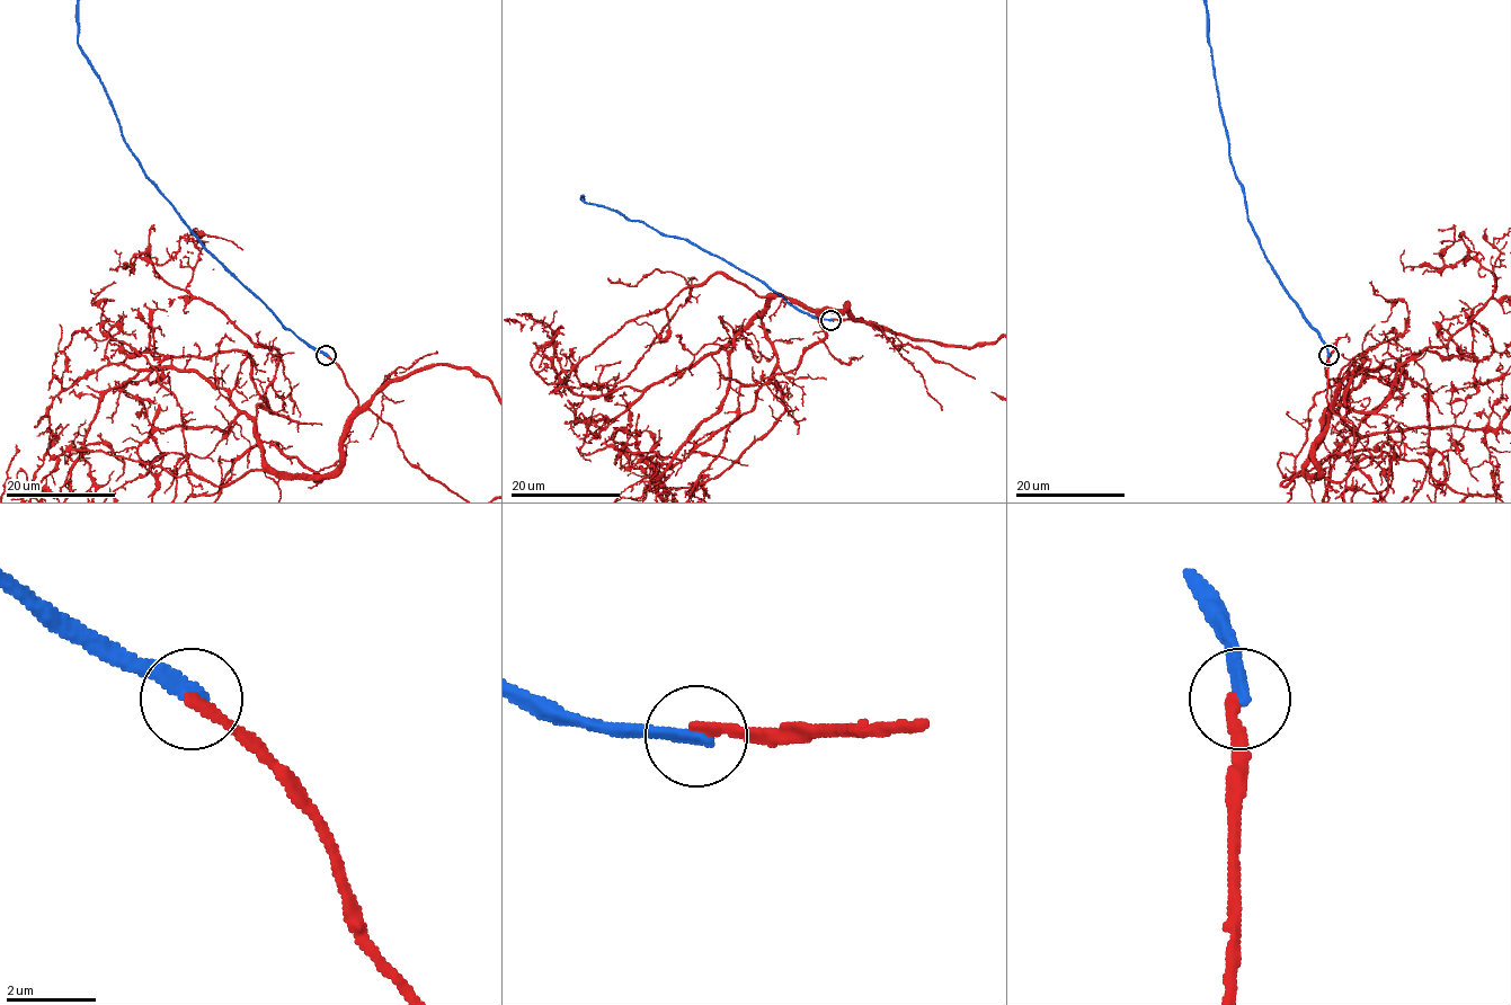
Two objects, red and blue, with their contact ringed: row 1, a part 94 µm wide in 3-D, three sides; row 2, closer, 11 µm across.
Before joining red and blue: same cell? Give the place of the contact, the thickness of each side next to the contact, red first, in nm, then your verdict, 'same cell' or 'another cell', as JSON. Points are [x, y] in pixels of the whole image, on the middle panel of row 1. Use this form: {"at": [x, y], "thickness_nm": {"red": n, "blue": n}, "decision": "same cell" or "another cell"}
{"at": [830, 320], "thickness_nm": {"red": 240, "blue": 340}, "decision": "another cell"}

